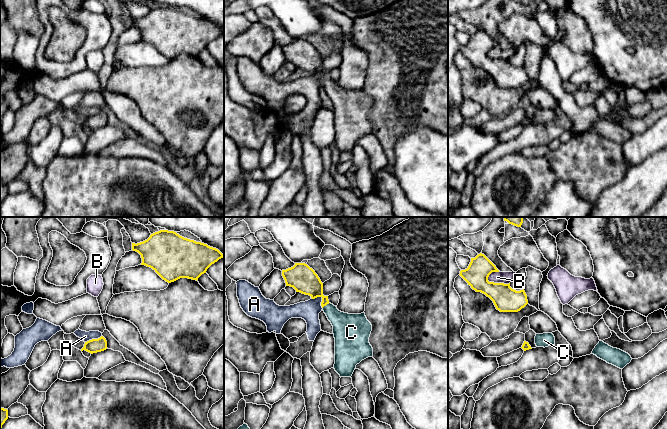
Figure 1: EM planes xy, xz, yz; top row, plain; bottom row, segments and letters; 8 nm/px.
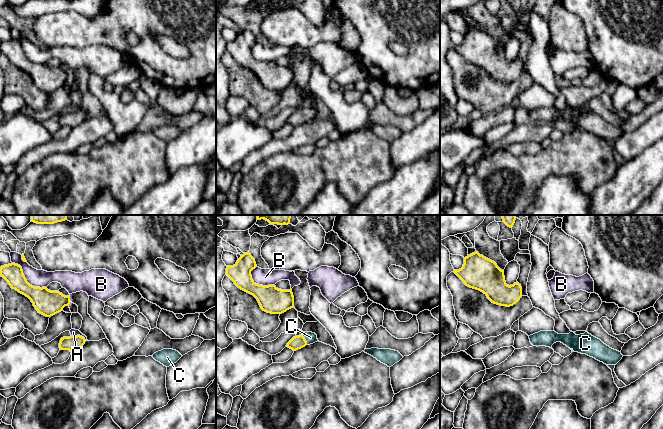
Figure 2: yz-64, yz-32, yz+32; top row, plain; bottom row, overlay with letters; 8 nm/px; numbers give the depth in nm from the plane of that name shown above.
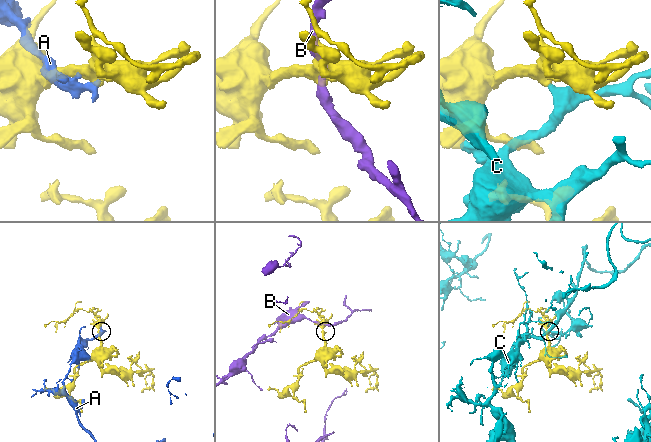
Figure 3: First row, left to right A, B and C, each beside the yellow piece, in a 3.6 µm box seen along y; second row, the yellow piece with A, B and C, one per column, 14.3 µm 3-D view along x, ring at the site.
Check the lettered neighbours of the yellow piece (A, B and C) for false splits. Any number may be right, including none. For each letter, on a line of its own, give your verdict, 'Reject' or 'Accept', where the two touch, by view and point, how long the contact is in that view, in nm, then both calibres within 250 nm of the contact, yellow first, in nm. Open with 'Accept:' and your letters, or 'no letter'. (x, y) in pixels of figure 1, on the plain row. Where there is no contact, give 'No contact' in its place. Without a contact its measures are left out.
Accept: C
A: Reject. Touches yellow at xz (322, 75). Shared border 120 nm. Thickness 220 nm (yellow) against 160 nm
B: Reject. Touches yellow at yz (497, 59). Shared border 190 nm. Thickness 200 nm (yellow) against 100 nm
C: Accept. Touches yellow at xz (325, 81). Shared border 70 nm. Thickness 200 nm (yellow) against 220 nm

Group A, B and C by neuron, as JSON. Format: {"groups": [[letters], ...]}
{"groups": [["A"], ["B"], ["C"]]}

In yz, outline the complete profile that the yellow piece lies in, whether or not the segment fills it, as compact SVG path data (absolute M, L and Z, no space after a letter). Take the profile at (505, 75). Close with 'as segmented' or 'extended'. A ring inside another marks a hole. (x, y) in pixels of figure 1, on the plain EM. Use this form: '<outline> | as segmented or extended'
M482 29L471 38L467 45L460 47L460 52L476 68L489 73L500 88L518 88L528 80L527 71L523 66L516 67L509 60L489 58L492 48L499 48L496 42Z | as segmented

